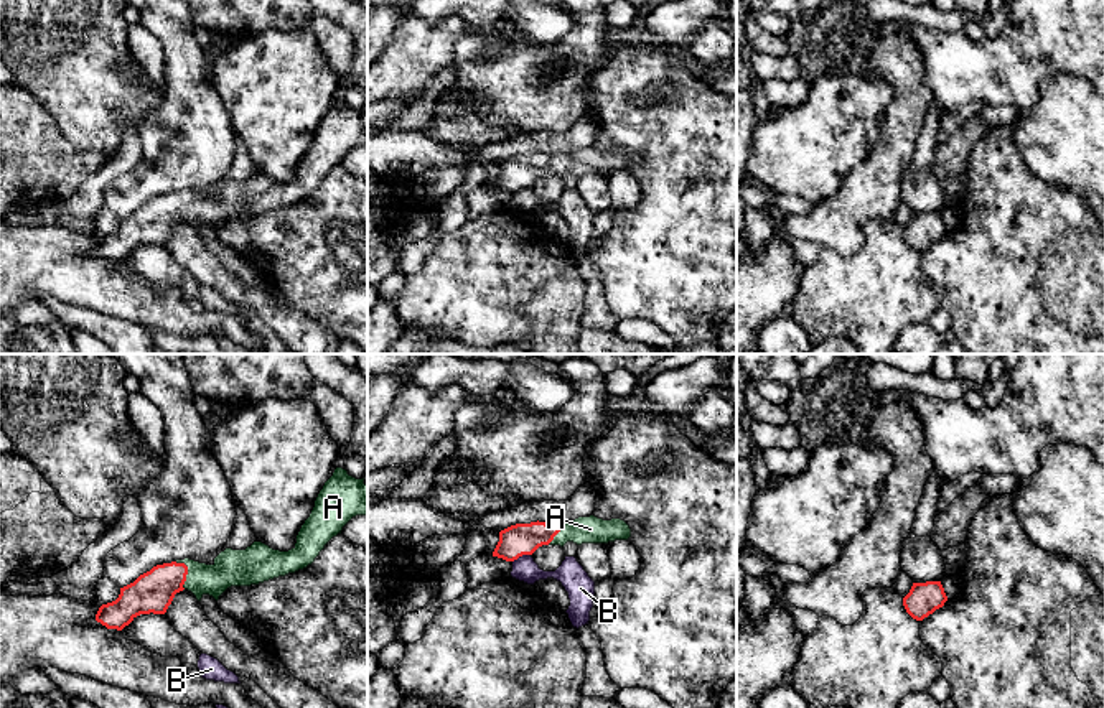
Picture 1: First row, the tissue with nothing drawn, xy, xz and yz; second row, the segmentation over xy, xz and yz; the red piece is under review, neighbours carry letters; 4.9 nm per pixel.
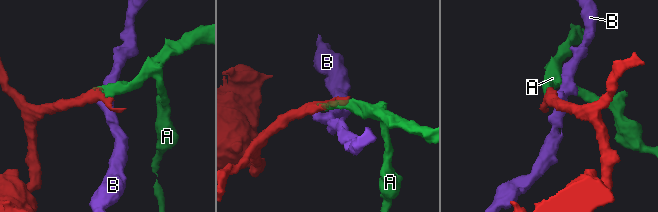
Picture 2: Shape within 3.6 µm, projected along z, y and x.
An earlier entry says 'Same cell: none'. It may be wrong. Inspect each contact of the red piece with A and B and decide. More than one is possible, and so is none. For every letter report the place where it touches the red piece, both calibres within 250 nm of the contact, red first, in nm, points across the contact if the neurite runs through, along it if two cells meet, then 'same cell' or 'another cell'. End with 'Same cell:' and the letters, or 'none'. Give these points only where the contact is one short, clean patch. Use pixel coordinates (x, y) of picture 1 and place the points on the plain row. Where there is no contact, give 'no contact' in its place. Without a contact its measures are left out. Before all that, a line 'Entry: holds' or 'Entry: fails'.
Entry: fails
A: xy (187, 203) | 200/180 nm | across xy (152, 223), (165, 211), (187, 203), (224, 204), (231, 198) | same cell
B: xz (521, 186) | 160/120 nm | along xz (529, 185), (523, 185), (513, 193) | another cell
Same cell: A

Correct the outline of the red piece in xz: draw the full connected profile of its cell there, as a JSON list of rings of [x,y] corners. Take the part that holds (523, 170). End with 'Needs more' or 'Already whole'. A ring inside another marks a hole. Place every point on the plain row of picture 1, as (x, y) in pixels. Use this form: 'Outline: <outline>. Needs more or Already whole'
Outline: [[[590,147],[560,155],[537,151],[531,155],[516,155],[501,161],[493,188],[514,193],[522,186],[532,186],[542,176],[564,178],[567,173],[577,176],[608,175],[615,171],[628,171],[629,168],[631,160],[621,150],[603,151]]]. Needs more

